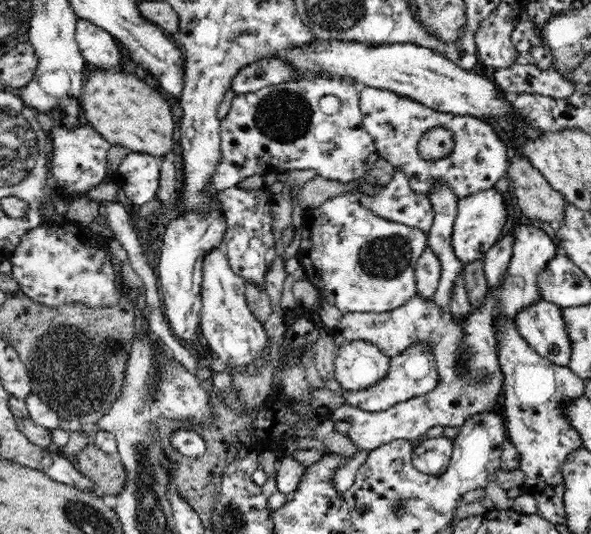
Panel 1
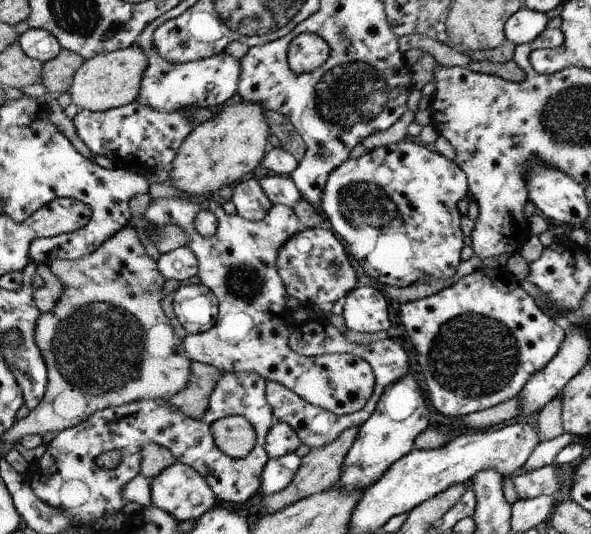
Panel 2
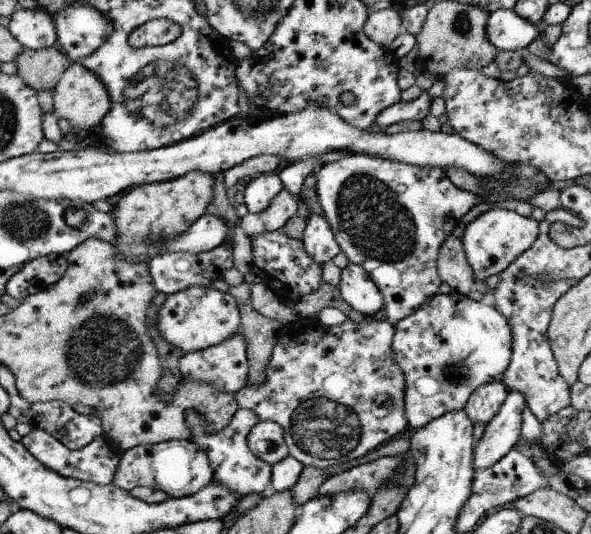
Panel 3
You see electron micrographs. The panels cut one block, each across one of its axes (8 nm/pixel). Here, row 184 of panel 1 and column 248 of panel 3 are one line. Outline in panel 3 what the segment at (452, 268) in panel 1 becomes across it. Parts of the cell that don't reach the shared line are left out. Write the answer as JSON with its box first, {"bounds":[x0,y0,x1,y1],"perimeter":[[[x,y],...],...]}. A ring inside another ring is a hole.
{"bounds":[247,421,289,465],"perimeter":[[[258,421],[248,433],[247,443],[248,448],[269,465],[289,455],[283,428],[272,421]]]}

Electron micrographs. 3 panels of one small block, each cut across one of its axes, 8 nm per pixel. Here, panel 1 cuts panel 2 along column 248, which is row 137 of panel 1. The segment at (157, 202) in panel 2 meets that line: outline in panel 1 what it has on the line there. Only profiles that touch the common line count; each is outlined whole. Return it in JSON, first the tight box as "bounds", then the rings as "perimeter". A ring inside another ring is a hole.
{"bounds":[213,76,375,193],"perimeter":[[[330,76],[312,79],[288,80],[270,85],[256,92],[244,92],[232,99],[230,109],[220,122],[221,161],[213,175],[213,184],[220,193],[230,187],[236,187],[240,180],[248,176],[262,177],[266,173],[283,173],[289,170],[306,170],[314,168],[324,179],[342,181],[358,181],[367,175],[371,165],[366,158],[375,151],[371,134],[363,125],[363,114],[360,110],[360,91],[358,86],[345,77]],[[332,94],[342,100],[342,110],[336,115],[324,114],[318,108],[318,100]]]}

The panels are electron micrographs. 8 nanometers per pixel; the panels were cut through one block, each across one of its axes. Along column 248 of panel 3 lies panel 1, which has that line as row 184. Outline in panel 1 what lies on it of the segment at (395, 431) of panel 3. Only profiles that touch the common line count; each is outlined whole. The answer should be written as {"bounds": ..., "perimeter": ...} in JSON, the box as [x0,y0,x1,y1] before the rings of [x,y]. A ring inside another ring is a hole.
{"bounds":[357,169,434,233],"perimeter":[[[396,169],[391,181],[372,196],[357,193],[360,202],[376,216],[428,233],[433,226],[434,209],[429,196],[416,193],[402,169]]]}

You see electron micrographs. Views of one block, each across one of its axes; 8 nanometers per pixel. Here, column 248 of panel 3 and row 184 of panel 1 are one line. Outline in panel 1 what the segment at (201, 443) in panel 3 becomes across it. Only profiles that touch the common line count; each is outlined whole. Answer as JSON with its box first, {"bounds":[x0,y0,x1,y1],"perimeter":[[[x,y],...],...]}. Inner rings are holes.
{"bounds":[354,81,509,199],"perimeter":[[[355,81],[354,84],[360,91],[363,125],[373,138],[375,150],[396,169],[404,171],[409,185],[416,193],[427,195],[433,184],[442,179],[448,183],[456,197],[463,199],[475,192],[494,188],[494,184],[507,174],[509,158],[506,155],[506,145],[494,131],[492,121],[438,112],[407,96],[398,96],[383,88],[370,88]],[[438,126],[452,131],[454,148],[448,157],[424,160],[418,153],[418,142],[428,130]]]}

